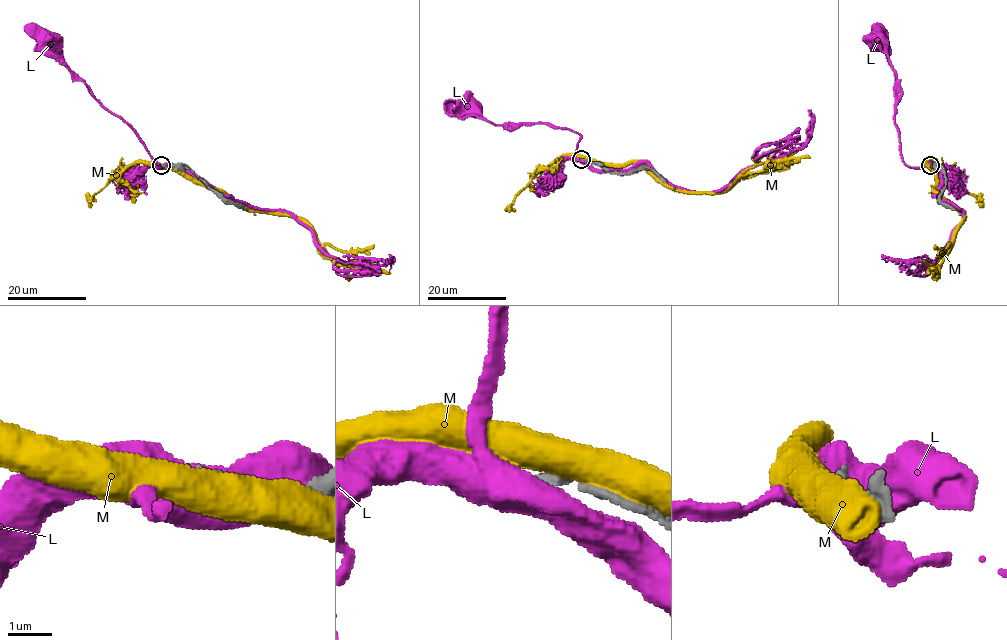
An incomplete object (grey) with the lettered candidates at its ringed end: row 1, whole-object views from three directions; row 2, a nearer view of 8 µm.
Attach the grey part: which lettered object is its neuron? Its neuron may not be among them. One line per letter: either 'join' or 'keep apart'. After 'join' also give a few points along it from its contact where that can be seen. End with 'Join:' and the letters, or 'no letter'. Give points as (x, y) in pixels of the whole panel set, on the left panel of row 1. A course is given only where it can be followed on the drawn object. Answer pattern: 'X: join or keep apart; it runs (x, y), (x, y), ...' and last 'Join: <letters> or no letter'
L: keep apart
M: keep apart
Join: no letter

